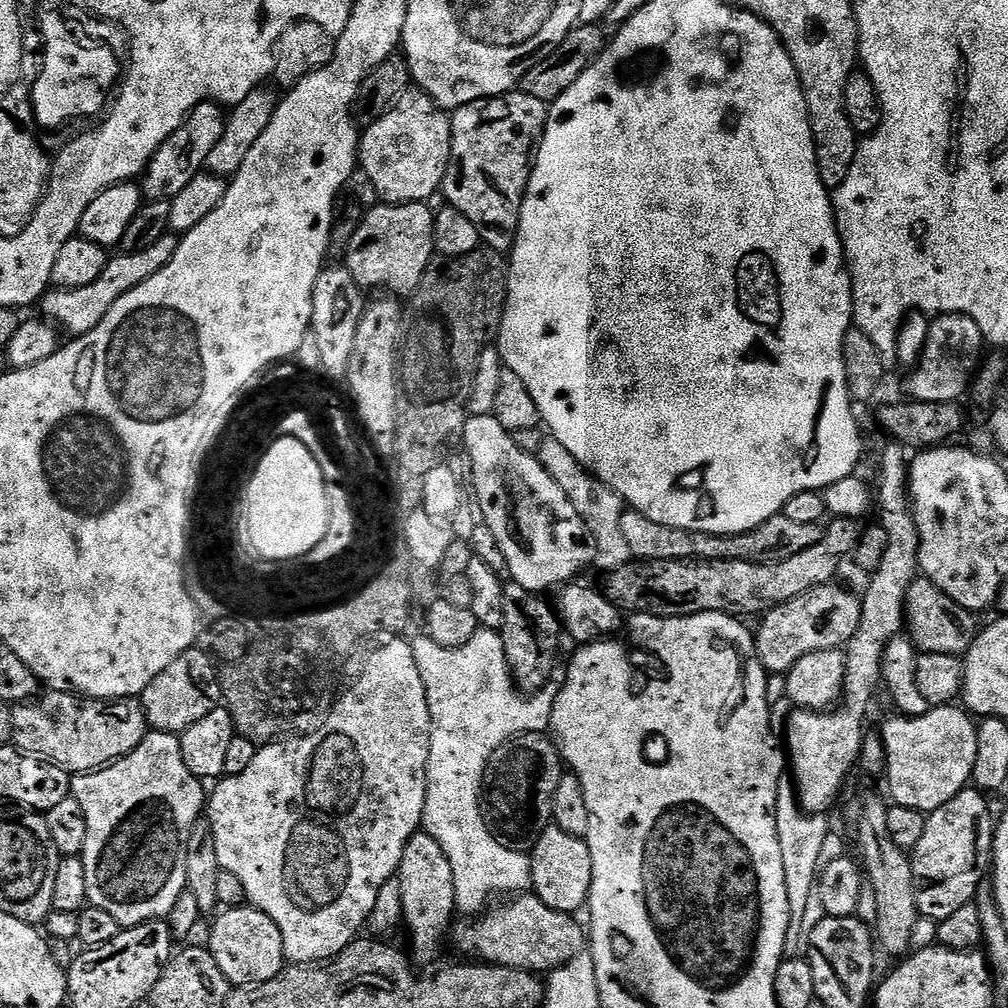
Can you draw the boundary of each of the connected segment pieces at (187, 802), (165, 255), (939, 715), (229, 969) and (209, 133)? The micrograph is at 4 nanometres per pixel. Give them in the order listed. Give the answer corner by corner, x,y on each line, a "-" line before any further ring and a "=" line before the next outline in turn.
149,731
143,742
130,754
126,754
121,760
115,760
113,764
107,764
104,768
97,768
95,772
76,774
70,780
70,795
82,806
82,814
86,814
86,846
82,853
82,859
86,866
86,894
88,904
93,908
101,908
110,913
113,918
124,928
133,928
139,924
145,924
148,920
163,920
168,917
170,910
174,910
174,902
178,902
180,895
186,891
186,846
188,835
192,833
192,827
201,819
206,808
206,788
199,776
195,776
186,766
182,758
179,735
170,733
=
179,235
163,236
158,238
158,242
154,242
154,246
146,246
146,250
113,255
108,261
106,270
102,270
102,274
98,274
98,279
90,282
90,286
53,287
45,292
38,301
38,308
44,311
41,312
43,319
51,322
57,329
63,330
65,333
68,331
69,337
85,336
87,332
94,330
94,326
98,326
98,322
102,322
102,318
106,318
106,314
112,309
114,302
118,302
118,298
122,298
122,294
126,294
130,290
134,290
134,286
146,282
146,278
154,278
154,274
158,274
158,270
165,268
174,258
176,247
179,244
=
954,704
931,707
922,716
893,717
880,728
886,754
884,777
892,802
916,812
933,812
971,781
978,754
977,723
965,709
=
251,906
225,907
216,918
212,929
208,932
206,947
214,958
214,962
218,962
218,970
222,970
222,974
226,974
232,988
245,988
262,982
270,982
270,978
278,978
278,974
286,967
286,961
282,946
282,930
278,930
274,918
262,914
262,910
=
214,103
200,104
191,114
158,146
158,150
150,158
147,168
142,173
142,191
145,201
172,200
181,193
194,178
205,171
210,150
218,146
224,133
226,112
221,105

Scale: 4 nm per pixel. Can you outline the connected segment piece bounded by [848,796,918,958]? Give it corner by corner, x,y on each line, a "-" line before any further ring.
856,796
848,804
848,816
856,823
856,844
860,847
859,863
866,882
874,888
878,916
874,925
874,940
884,952
900,958
912,948
912,935
918,919
916,891
912,881
912,862
888,834
888,808
876,796

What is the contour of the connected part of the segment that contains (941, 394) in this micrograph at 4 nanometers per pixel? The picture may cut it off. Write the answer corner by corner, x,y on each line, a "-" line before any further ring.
946,312
932,320
930,334
926,334
926,346
920,361
908,376
907,395
914,400
950,404
959,401
960,395
973,387
973,379
982,364
986,341
978,322
961,312

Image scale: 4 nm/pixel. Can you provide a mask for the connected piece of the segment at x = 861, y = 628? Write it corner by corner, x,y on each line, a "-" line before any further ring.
892,442
889,443
889,448
885,450
880,456
880,485
875,485
874,488
874,500
878,505
878,512
880,508
880,520
878,520
879,527
886,530
886,554
882,554
882,562
876,567
876,571
871,573
870,579
872,580
868,584
868,589
862,592
862,599
860,602
860,621
858,622
858,628
854,630
854,636
850,638
850,642
846,646
844,657
846,658
846,672
844,674
844,691
842,693
842,705
844,708
837,707
835,710
796,710
793,711
790,717
788,717
786,725
786,735
788,734
788,756
792,759
792,776
796,779
794,781
795,797
799,801
800,807
806,813
824,814
827,813
827,808
831,806
836,800
836,795
844,788
844,779
848,776
848,771
852,766
860,759
860,747
864,743
866,728
864,728
864,715
868,712
868,703
872,700
872,695
876,692
876,687
881,687
882,681
880,679
880,662
884,657
884,650
891,640
896,636
901,635
902,623
904,620
904,599
906,594
910,590
910,586
918,578
920,572
920,535
918,534
918,526
916,520
912,517
912,510
908,503
908,466
910,463
909,457
904,457
905,449
901,445

